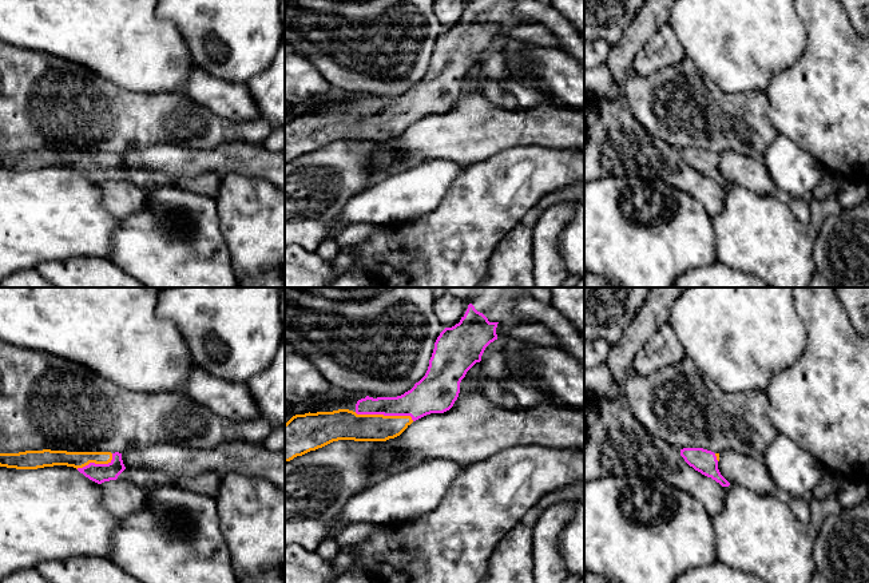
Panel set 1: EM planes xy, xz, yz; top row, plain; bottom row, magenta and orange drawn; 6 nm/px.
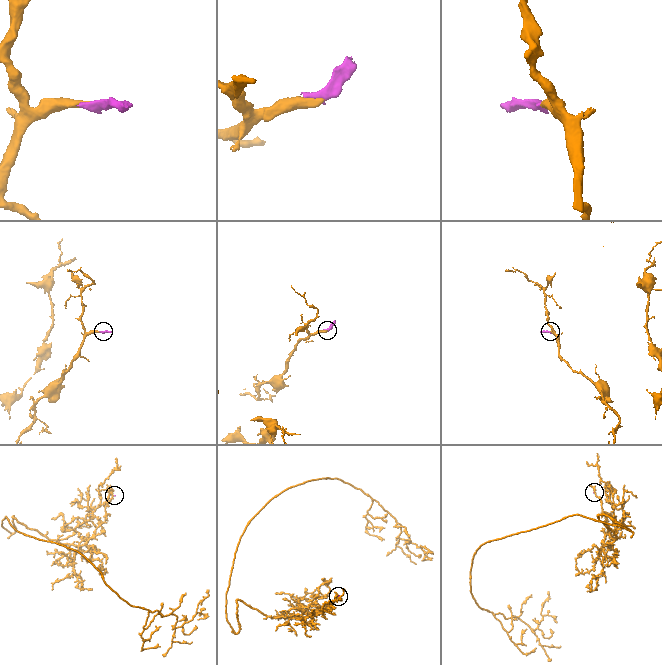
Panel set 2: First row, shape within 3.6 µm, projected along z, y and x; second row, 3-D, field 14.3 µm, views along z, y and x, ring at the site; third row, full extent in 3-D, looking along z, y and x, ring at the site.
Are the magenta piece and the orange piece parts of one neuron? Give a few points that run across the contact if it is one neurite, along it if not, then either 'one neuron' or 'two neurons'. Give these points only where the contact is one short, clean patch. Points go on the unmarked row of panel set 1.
xz (421, 100), (393, 115), (384, 115), (366, 125), (344, 125) | one neuron

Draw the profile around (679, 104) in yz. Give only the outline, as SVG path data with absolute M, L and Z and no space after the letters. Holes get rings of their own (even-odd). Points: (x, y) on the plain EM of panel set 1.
M686 56L648 76L631 74L622 92L630 111L648 134L679 150L703 148L714 154L731 150L762 159L777 136L769 119L769 99L765 92L727 94Z

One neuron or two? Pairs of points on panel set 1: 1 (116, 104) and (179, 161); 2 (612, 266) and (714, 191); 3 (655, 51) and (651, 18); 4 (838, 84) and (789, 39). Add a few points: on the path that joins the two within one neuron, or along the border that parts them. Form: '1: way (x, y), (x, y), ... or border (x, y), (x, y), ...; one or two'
1: border (190, 147), (153, 143), (129, 149); two
2: border (673, 186), (690, 194), (710, 217); two
3: border (669, 23), (663, 24), (649, 39), (634, 59); two
4: border (802, 22), (806, 30), (805, 51), (780, 72); two

